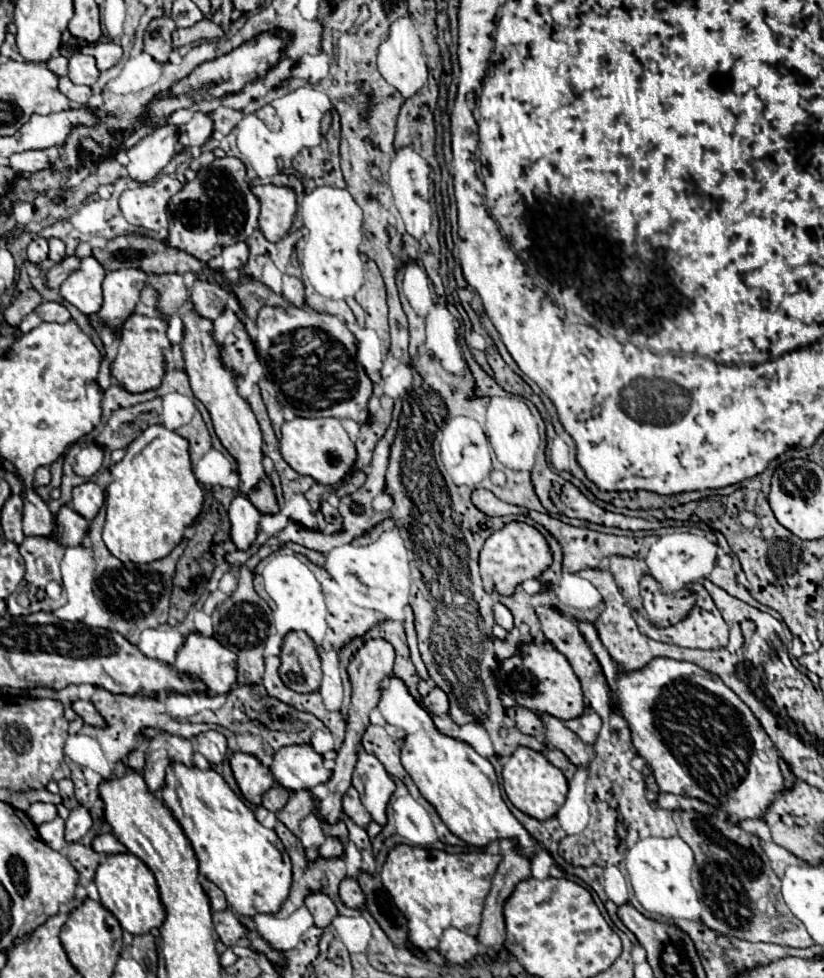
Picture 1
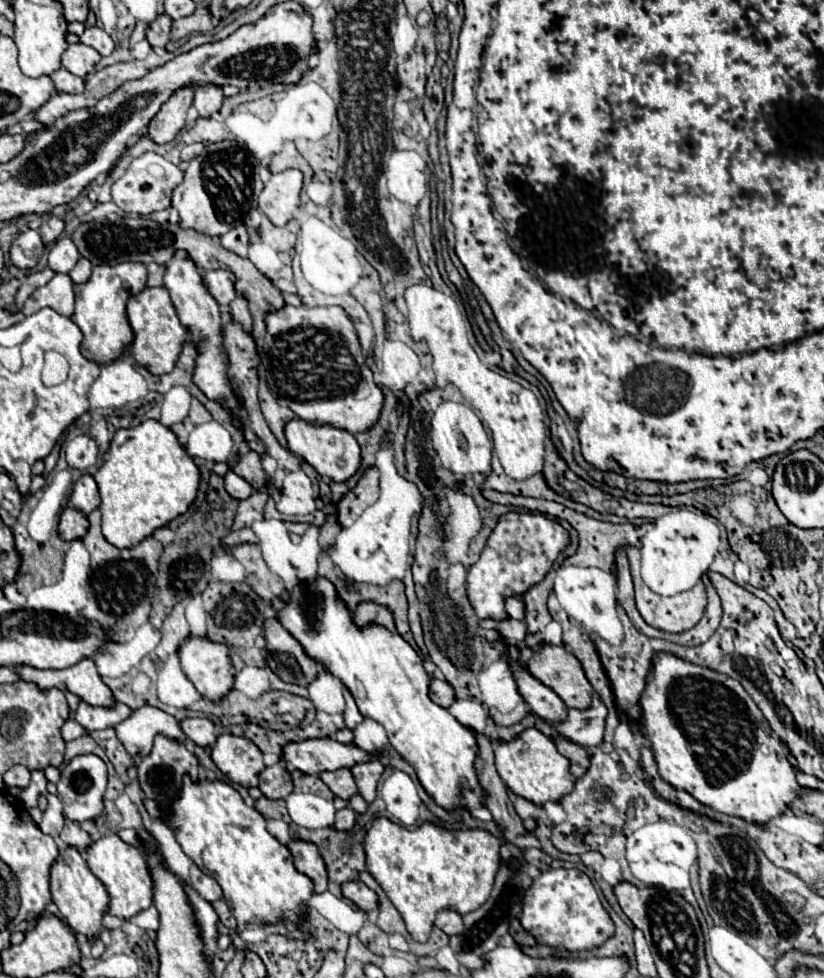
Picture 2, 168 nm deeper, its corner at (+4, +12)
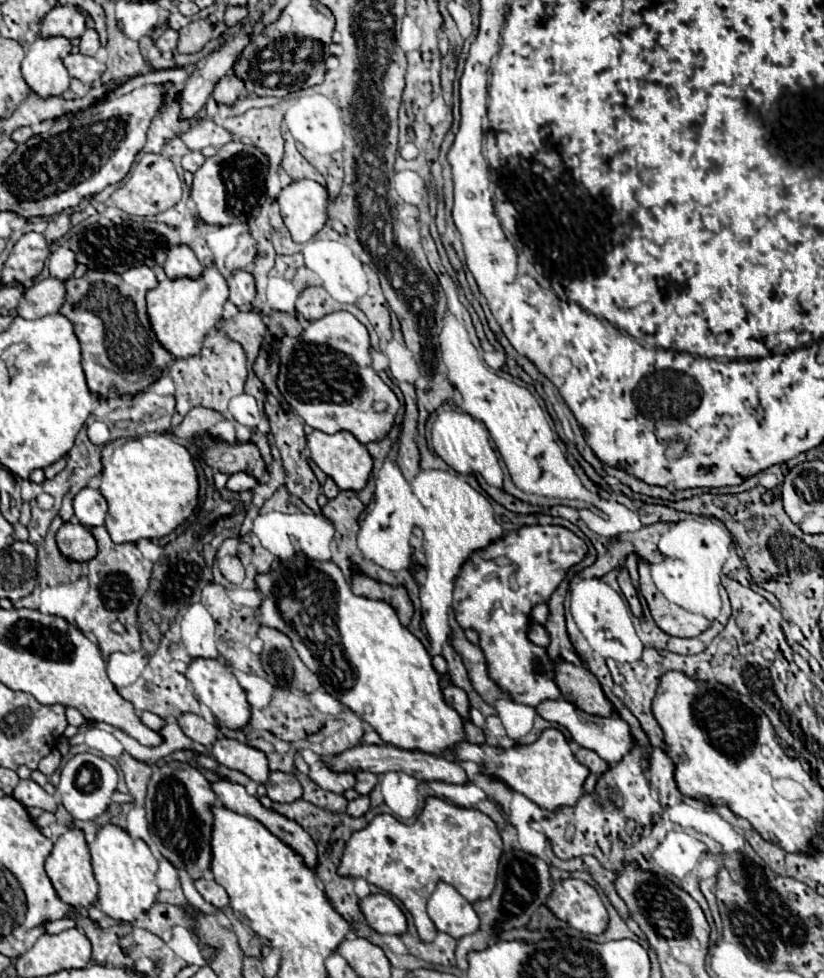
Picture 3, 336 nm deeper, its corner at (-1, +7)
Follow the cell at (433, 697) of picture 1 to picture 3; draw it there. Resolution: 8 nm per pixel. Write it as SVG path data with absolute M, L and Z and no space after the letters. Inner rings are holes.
M456 685L444 687L442 693L444 693L446 703L448 703L454 711L458 711L458 715L460 715L462 719L468 719L468 709L470 709L470 705L468 705L466 693L464 693L460 687L456 687Z

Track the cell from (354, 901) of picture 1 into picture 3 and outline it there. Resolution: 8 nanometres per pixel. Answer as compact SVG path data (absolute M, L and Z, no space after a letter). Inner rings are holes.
M368 895L360 899L360 909L368 925L380 935L400 935L406 931L406 917L388 895Z

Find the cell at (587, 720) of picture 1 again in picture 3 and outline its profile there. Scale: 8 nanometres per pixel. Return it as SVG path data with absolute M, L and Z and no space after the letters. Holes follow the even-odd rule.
M560 699L560 701L544 701L536 707L538 715L544 717L546 721L552 721L552 723L558 723L562 727L566 727L572 735L572 739L580 745L580 747L586 747L586 749L592 749L594 753L598 753L608 765L614 765L618 763L632 747L632 737L630 737L630 729L628 729L628 723L622 721L616 713L612 713L610 717L598 717L598 715L588 715L584 711L580 711L578 707L574 707L572 703Z

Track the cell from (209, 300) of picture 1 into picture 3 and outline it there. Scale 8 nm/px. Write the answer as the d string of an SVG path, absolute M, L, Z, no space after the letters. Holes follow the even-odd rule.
M244 269L234 271L226 281L230 287L230 297L228 297L230 303L234 303L236 307L244 307L252 303L256 289L254 289L254 277L248 271Z

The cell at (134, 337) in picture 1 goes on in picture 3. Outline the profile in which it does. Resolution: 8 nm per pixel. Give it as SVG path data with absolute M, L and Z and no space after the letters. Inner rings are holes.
M216 265L204 269L204 275L200 279L166 279L158 283L156 289L150 289L146 293L150 325L158 335L158 343L162 343L162 347L170 351L174 359L186 359L202 349L202 339L210 329L218 325L222 305L226 301L228 285Z

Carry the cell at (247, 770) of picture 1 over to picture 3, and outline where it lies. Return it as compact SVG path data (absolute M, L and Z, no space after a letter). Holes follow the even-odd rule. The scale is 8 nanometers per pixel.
M220 737L212 747L212 755L220 765L248 775L254 783L266 783L270 775L266 755L262 755L262 751L256 747L246 747L246 743L236 739Z

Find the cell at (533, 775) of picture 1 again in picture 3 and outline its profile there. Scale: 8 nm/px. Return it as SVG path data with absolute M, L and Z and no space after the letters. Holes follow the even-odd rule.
M546 729L534 743L530 745L514 745L510 749L492 747L492 745L472 745L468 741L458 743L454 749L456 761L474 761L484 765L490 775L502 779L510 789L526 795L538 807L556 811L564 805L574 805L584 795L584 779L588 777L588 769L580 765L570 751L568 741L558 729Z

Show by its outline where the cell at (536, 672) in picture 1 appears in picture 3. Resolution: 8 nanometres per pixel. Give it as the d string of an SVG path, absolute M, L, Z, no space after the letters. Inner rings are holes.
M562 661L554 669L554 681L562 691L562 697L568 703L574 703L580 711L602 717L612 713L612 705L602 693L598 679L586 667L576 667Z

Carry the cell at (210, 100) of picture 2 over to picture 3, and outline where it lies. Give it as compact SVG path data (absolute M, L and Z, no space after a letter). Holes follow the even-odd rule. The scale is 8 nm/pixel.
M230 73L230 75L224 75L216 83L216 87L212 91L212 97L214 97L214 101L218 105L232 105L238 99L238 95L240 95L242 89L244 89L242 81L234 73Z

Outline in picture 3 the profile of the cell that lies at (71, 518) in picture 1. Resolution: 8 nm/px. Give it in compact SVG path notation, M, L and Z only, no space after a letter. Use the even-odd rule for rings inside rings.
M78 521L64 523L56 533L56 543L62 555L74 561L88 561L96 555L96 539L88 527L80 525Z

